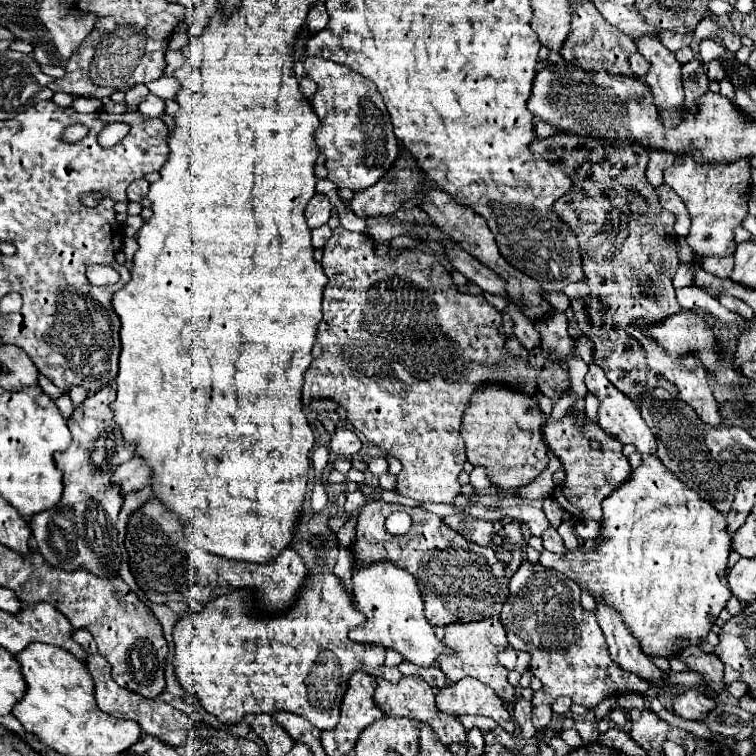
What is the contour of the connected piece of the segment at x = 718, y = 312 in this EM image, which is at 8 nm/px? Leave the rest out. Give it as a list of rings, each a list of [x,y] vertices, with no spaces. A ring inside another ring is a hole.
[[[697,287],[677,289],[677,301],[681,303],[683,309],[693,309],[693,311],[703,309],[703,311],[709,311],[713,317],[721,319],[721,321],[729,321],[729,323],[743,325],[743,319],[739,315],[735,315],[727,307],[719,305],[719,301],[715,297],[711,297],[709,293],[705,293],[703,289],[697,289]]]

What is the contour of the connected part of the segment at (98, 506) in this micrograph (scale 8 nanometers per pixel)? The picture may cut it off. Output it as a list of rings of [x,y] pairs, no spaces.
[[[103,387],[89,395],[81,407],[75,407],[67,421],[73,443],[67,451],[55,457],[55,465],[63,473],[61,503],[55,509],[37,513],[29,523],[31,531],[35,531],[33,537],[37,541],[37,551],[43,559],[53,567],[69,569],[69,573],[73,569],[89,569],[97,577],[113,577],[119,573],[121,553],[117,543],[117,515],[123,499],[119,489],[111,485],[111,469],[133,457],[133,445],[125,445],[119,429],[111,423],[113,399],[115,391]]]

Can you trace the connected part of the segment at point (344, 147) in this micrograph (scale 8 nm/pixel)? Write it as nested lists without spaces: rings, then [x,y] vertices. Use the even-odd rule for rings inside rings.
[[[307,57],[305,73],[317,83],[311,107],[321,119],[321,125],[315,131],[315,143],[319,153],[325,155],[327,179],[339,189],[345,187],[351,191],[375,185],[401,155],[389,113],[377,95],[377,87],[349,67],[321,57]]]

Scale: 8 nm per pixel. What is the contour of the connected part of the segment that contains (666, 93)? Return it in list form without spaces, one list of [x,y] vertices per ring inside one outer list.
[[[653,35],[639,39],[637,49],[651,63],[643,81],[653,93],[653,103],[661,109],[661,121],[665,125],[677,125],[681,121],[681,109],[685,109],[679,61]]]

